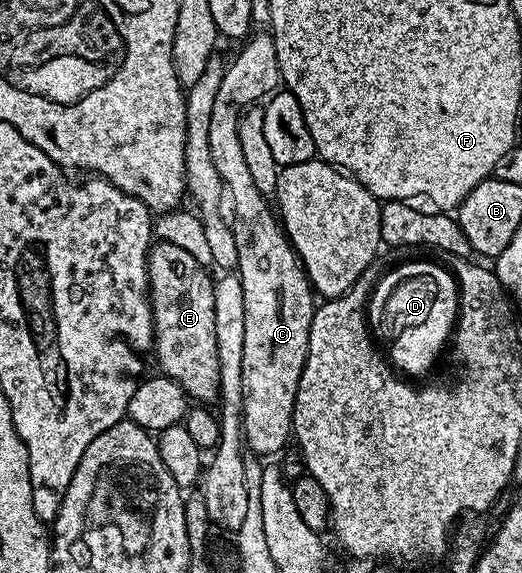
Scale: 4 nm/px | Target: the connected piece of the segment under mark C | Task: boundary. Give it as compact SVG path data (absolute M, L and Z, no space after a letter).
M269 32L254 33L242 46L245 47L234 56L233 63L230 61L225 67L223 84L219 84L219 93L215 95L215 108L211 108L211 128L207 132L207 140L211 140L211 160L222 183L227 187L228 197L229 194L233 197L231 225L235 248L239 248L235 270L236 273L241 273L241 310L245 313L245 327L239 336L239 342L243 346L243 442L254 455L261 456L279 453L284 448L285 441L290 441L299 376L303 372L309 351L309 329L315 309L315 294L296 250L279 225L278 215L270 199L259 192L251 176L251 168L247 168L247 156L243 156L243 144L239 140L242 115L254 104L272 95L281 82L273 35Z

